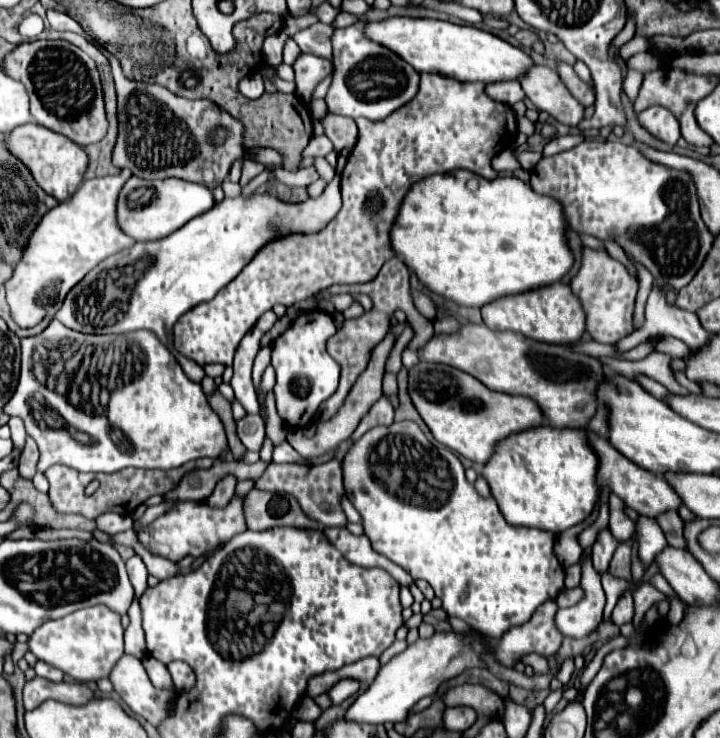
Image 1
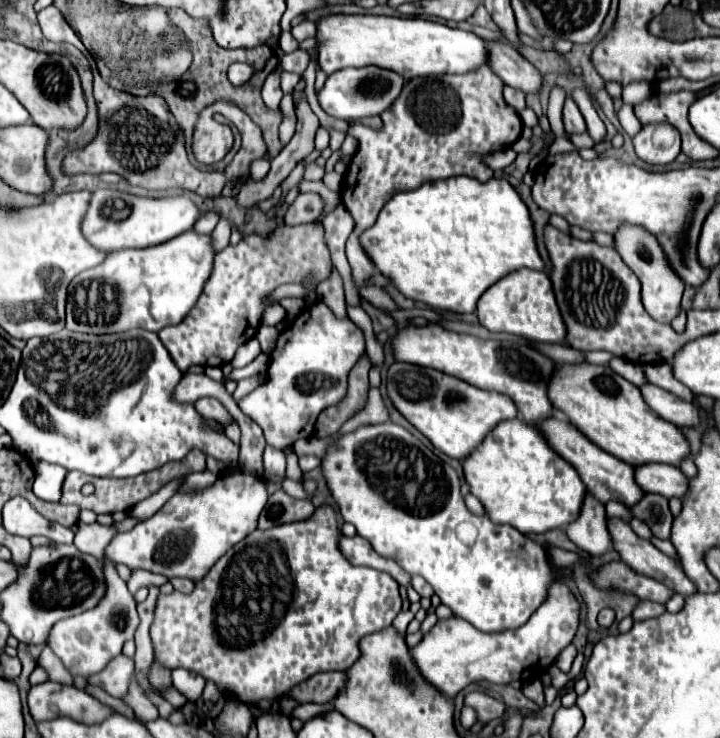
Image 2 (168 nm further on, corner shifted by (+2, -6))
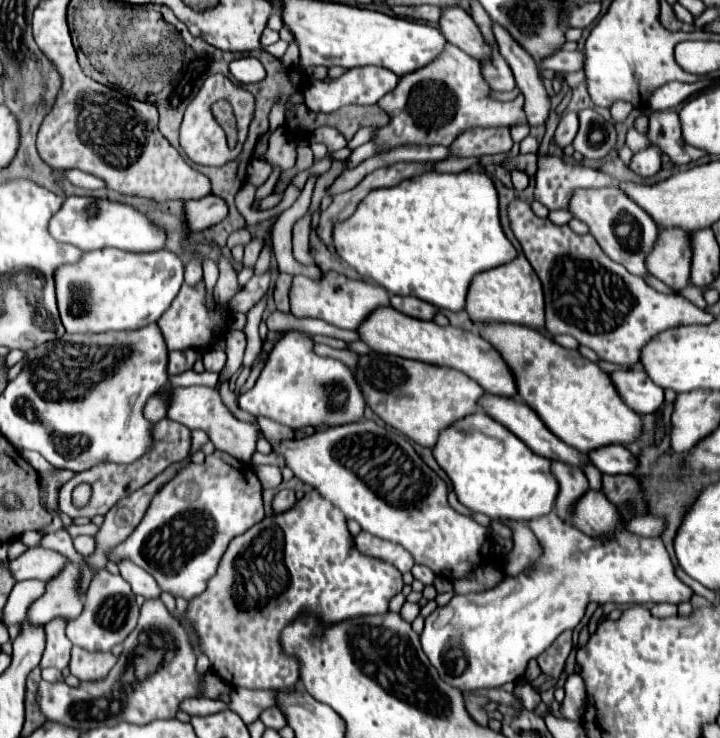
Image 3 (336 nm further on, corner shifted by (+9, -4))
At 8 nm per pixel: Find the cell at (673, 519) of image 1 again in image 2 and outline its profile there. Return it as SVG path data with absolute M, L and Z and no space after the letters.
M645 494L643 500L631 508L633 516L643 520L653 536L661 538L661 540L669 540L671 538L671 524L673 524L673 516L669 512L669 502L663 496L657 494Z

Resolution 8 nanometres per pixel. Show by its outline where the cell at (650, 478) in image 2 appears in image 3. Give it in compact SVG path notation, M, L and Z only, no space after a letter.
M620 444L588 454L592 454L592 464L602 474L630 474L636 468L636 458L626 448L620 448Z

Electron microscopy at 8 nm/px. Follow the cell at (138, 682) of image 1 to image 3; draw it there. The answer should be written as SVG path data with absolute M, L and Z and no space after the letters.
M72 646L72 658L70 658L70 672L80 680L102 680L112 666L116 664L116 656L112 652L88 652L82 648Z

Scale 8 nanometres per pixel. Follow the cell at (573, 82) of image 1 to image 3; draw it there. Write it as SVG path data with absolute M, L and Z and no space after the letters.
M572 112L570 114L564 114L562 120L560 120L560 124L558 124L558 128L556 128L554 140L556 140L556 144L560 148L564 148L564 146L572 144L576 132L578 132L578 116L572 114Z

